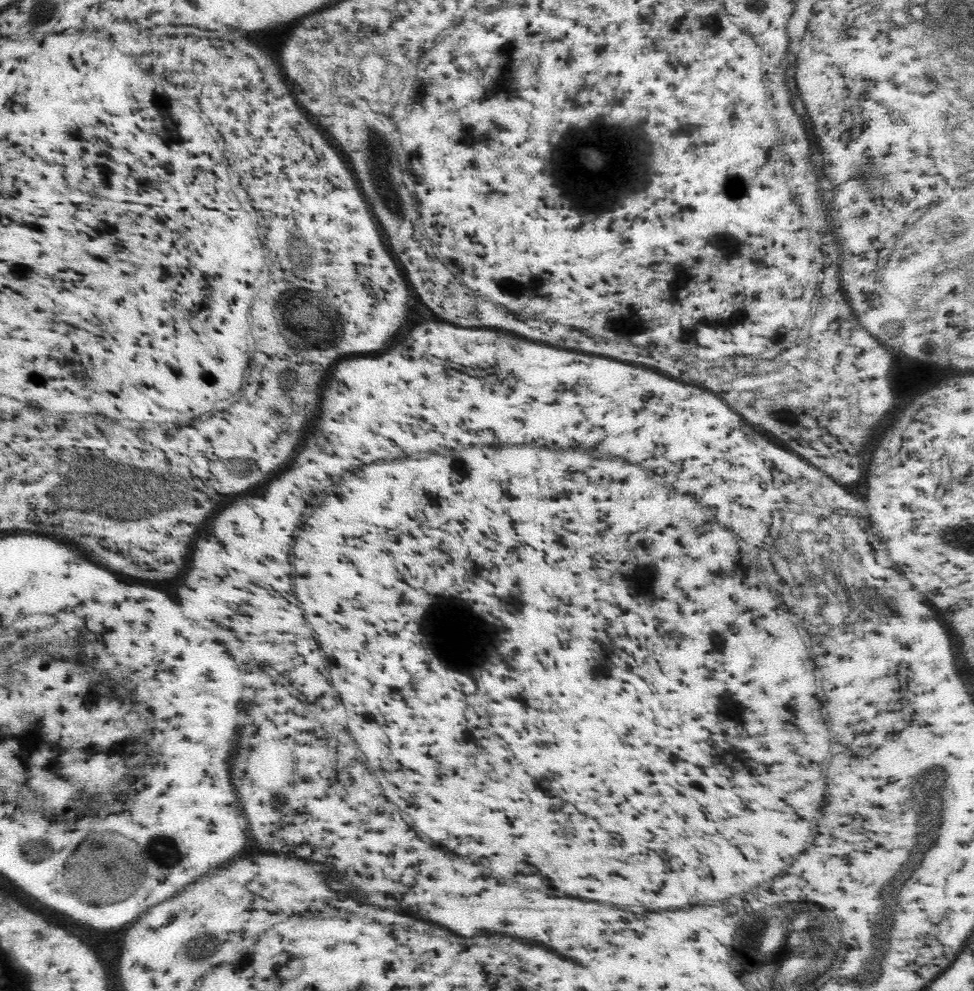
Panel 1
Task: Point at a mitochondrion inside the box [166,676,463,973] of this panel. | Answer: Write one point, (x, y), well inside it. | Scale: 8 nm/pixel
(203, 949)

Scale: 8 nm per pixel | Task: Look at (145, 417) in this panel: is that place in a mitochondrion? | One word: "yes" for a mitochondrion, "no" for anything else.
no

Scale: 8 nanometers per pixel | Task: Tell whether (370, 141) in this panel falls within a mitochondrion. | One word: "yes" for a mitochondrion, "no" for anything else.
yes

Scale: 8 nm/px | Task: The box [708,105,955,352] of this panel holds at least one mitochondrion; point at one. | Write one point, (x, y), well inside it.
(734, 187)

